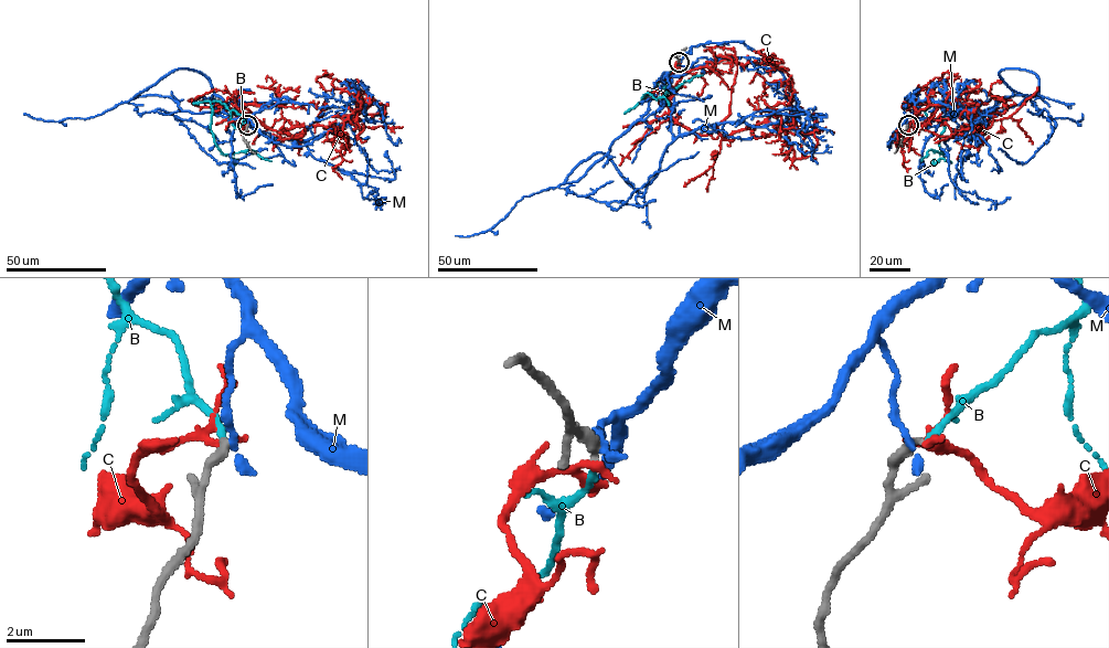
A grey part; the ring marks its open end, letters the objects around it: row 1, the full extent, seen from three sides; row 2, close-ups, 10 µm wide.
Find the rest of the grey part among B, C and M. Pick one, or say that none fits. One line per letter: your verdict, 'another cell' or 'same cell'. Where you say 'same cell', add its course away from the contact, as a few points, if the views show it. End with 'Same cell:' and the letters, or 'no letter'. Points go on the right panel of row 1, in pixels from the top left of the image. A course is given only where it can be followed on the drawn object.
B: same cell; it runs (908, 125), (921, 110), (938, 102), (947, 102), (940, 141), (945, 153), (929, 149), (921, 161)
C: another cell
M: another cell
Same cell: B

